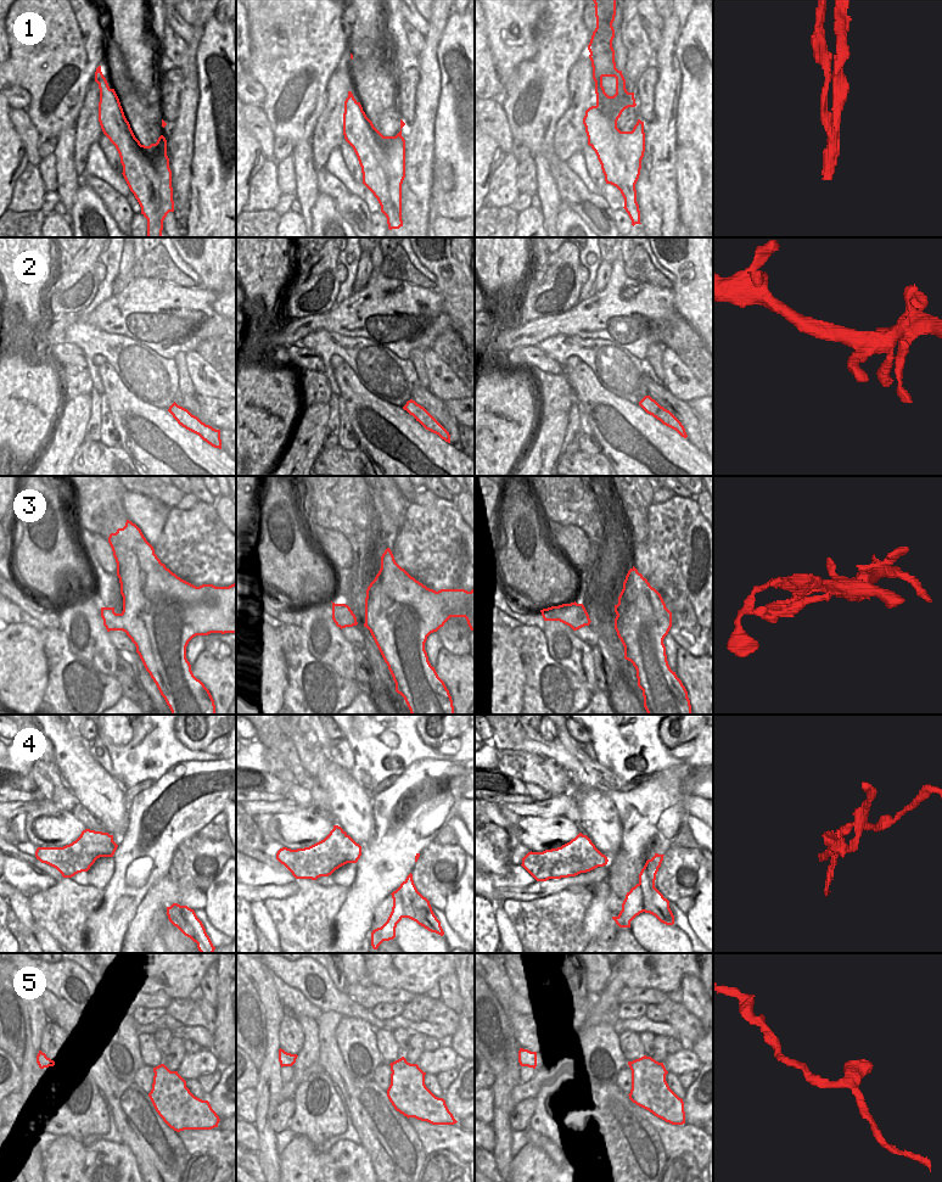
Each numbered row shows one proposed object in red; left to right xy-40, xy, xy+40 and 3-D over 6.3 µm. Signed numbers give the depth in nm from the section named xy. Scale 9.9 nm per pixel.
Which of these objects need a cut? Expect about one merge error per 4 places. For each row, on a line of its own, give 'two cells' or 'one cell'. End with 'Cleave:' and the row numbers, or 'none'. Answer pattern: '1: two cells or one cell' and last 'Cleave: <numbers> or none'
1: two cells
2: one cell
3: one cell
4: two cells
5: one cell
Cleave: 1, 4

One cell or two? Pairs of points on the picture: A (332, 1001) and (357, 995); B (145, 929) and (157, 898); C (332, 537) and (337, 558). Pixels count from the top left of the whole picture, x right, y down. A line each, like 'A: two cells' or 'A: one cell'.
A: two cells
B: one cell
C: one cell

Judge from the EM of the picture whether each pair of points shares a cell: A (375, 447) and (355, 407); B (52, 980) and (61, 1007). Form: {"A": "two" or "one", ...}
{"A": "one", "B": "two"}

